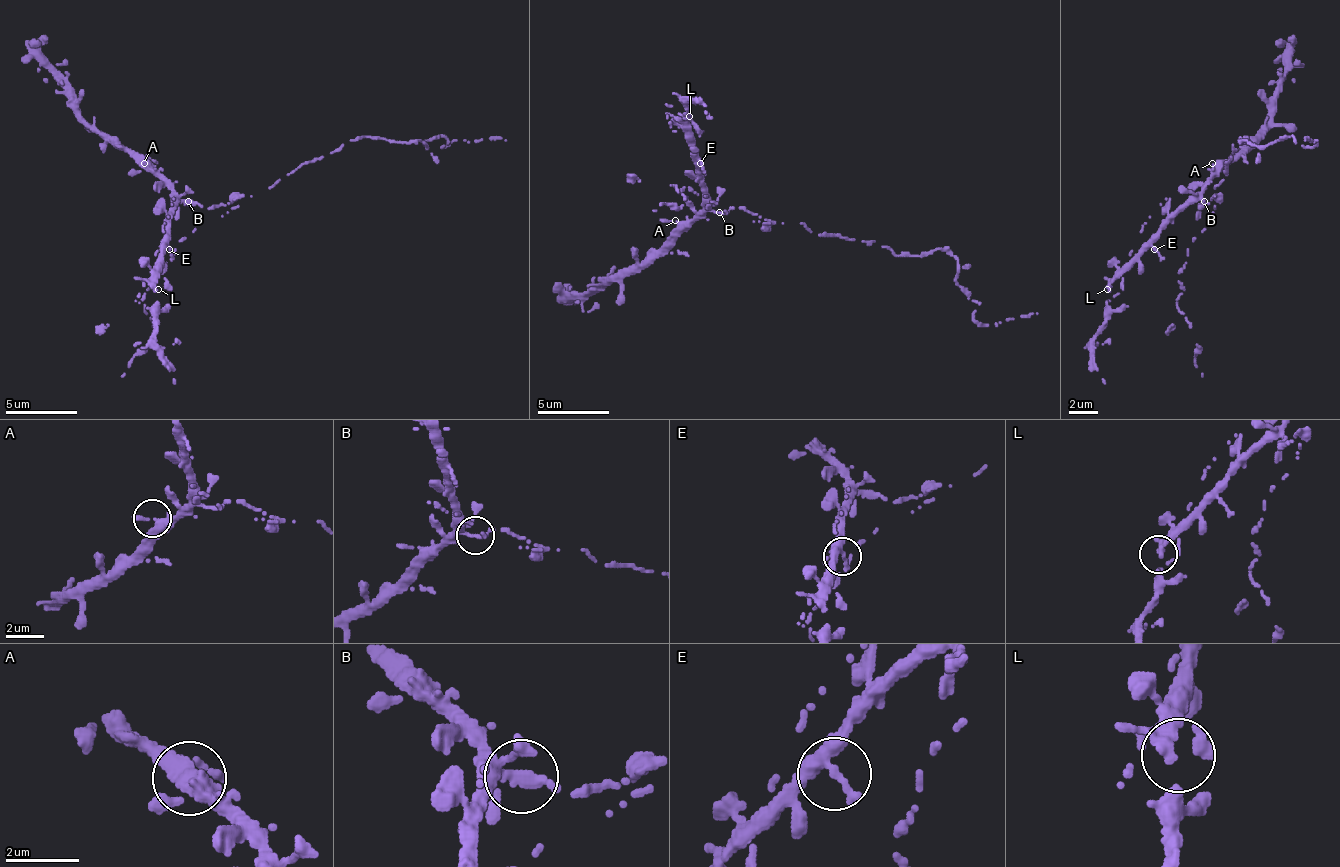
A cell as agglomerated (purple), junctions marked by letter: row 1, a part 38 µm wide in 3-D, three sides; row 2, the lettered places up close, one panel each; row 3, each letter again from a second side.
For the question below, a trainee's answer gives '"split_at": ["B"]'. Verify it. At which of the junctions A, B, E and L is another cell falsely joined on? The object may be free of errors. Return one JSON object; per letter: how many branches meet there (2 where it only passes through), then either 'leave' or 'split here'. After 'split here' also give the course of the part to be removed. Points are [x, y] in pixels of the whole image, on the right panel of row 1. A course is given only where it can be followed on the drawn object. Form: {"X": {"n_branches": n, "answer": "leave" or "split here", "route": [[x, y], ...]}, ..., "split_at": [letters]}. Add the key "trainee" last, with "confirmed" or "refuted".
{"A": {"n_branches": 3, "answer": "leave"}, "B": {"n_branches": 3, "answer": "split here", "route": [[1205, 202], [1215, 195], [1233, 145], [1248, 137], [1241, 141], [1306, 141]]}, "E": {"n_branches": 2, "answer": "leave"}, "L": {"n_branches": 3, "answer": "leave"}, "split_at": ["B"], "trainee": "confirmed"}

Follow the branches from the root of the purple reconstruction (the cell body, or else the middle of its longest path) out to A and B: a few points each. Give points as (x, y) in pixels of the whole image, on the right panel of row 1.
A: (1215, 195), (1205, 206), (1197, 206), (1205, 202), (1201, 199), (1201, 188), (1212, 177), (1212, 163)
B: (1215, 195), (1205, 206), (1197, 206), (1205, 202)

